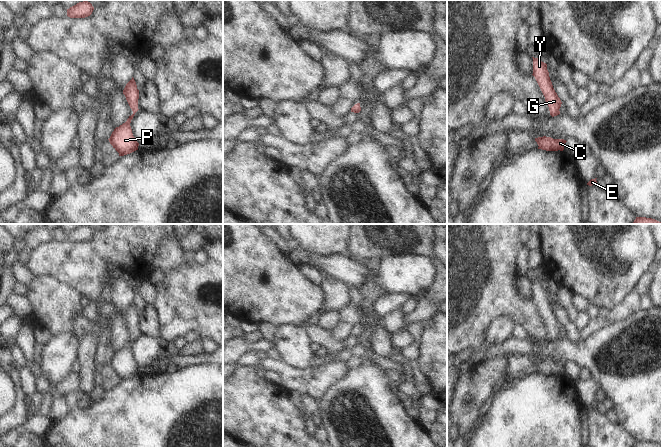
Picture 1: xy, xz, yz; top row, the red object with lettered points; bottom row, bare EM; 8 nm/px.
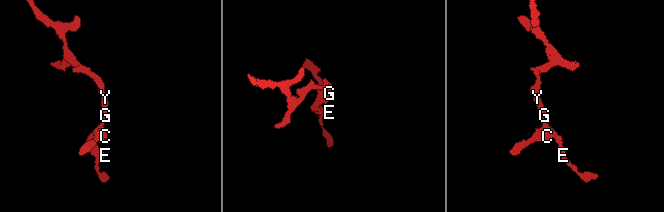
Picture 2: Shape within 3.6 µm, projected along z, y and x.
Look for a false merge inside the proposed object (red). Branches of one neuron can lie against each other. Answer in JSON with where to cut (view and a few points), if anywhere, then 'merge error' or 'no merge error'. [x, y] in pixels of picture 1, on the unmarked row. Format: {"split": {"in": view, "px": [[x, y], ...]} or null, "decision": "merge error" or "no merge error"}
{"split": null, "decision": "no merge error"}

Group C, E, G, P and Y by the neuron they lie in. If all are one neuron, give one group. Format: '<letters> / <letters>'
C E G P Y

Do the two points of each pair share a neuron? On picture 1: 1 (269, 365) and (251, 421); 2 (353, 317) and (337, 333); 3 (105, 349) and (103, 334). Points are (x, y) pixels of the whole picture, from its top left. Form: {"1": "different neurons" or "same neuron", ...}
{"1": "different neurons", "2": "same neuron", "3": "same neuron"}

